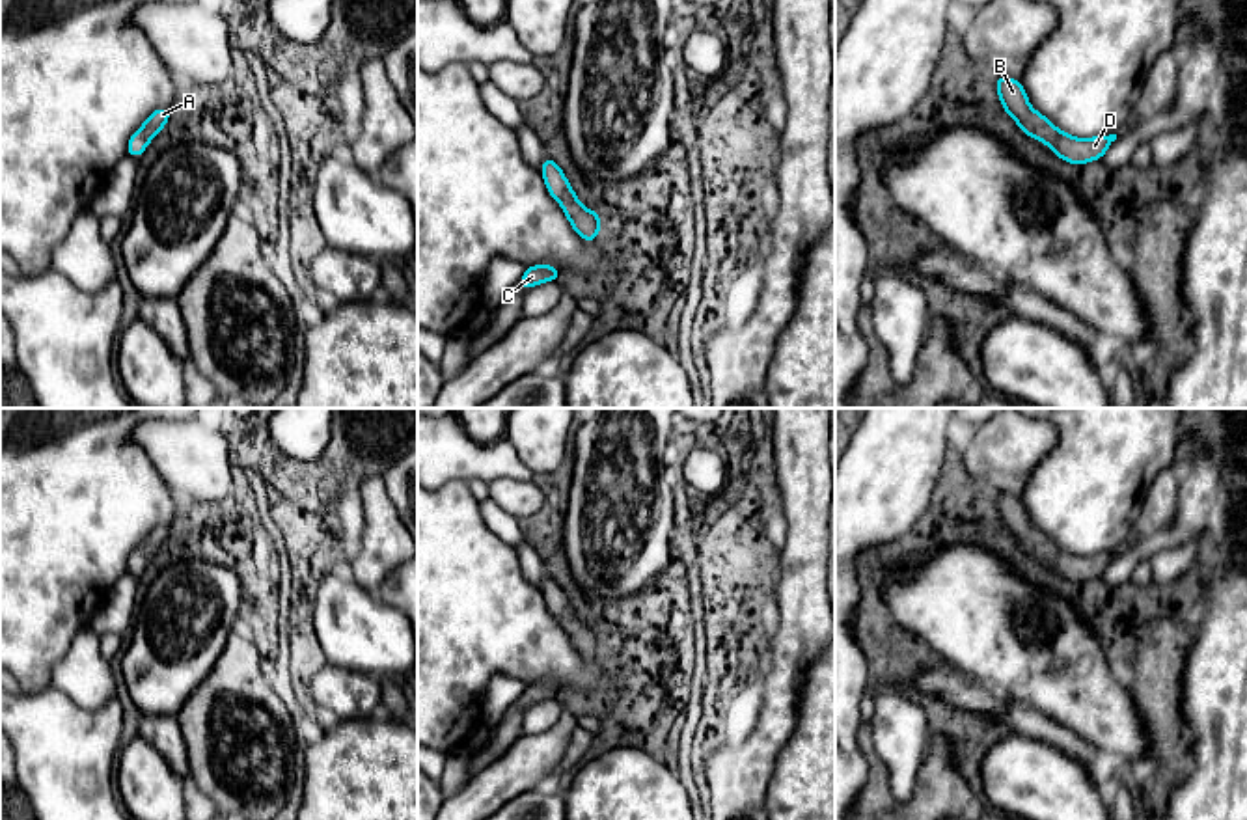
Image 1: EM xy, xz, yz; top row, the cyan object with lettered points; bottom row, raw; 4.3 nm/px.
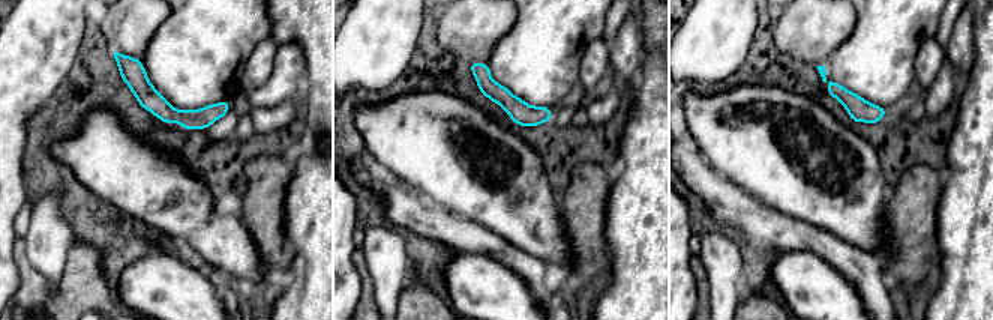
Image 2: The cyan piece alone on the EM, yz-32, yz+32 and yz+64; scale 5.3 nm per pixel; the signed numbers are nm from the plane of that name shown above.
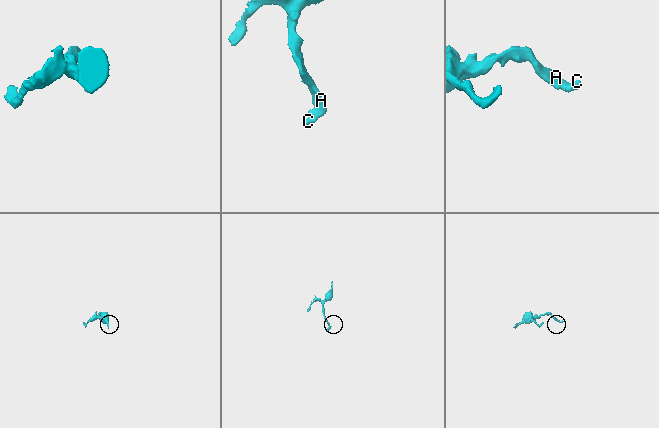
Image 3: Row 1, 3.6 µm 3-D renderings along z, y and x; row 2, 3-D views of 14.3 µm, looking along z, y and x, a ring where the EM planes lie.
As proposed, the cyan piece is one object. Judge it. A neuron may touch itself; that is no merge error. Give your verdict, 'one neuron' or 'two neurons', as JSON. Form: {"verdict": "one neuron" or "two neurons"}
{"verdict": "one neuron"}

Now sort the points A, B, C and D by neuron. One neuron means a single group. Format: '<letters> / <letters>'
A B C D

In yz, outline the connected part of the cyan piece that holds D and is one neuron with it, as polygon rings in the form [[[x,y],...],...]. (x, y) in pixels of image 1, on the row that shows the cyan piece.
[[[995,76],[995,88],[1005,112],[1020,125],[1020,129],[1027,136],[1044,142],[1059,158],[1070,164],[1079,166],[1090,160],[1100,160],[1117,140],[1117,134],[1079,140],[1059,130],[1048,117],[1031,108],[1027,93],[1016,78]]]

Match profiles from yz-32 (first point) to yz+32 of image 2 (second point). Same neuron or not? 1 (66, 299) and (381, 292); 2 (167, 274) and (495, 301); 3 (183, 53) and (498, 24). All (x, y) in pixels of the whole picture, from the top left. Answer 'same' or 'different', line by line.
1: different
2: same
3: different

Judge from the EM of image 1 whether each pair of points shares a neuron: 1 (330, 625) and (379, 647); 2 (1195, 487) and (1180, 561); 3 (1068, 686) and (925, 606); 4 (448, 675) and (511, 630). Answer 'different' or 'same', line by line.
1: same
2: different
3: same
4: same

